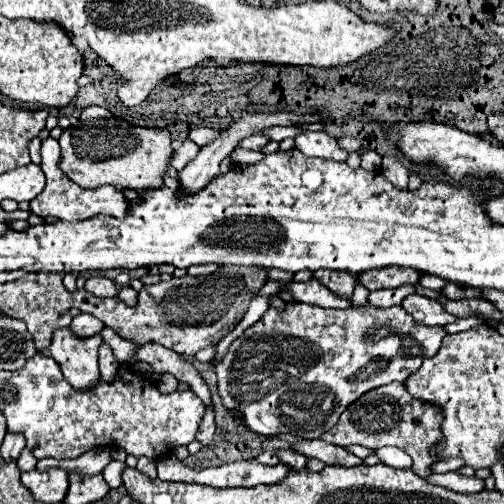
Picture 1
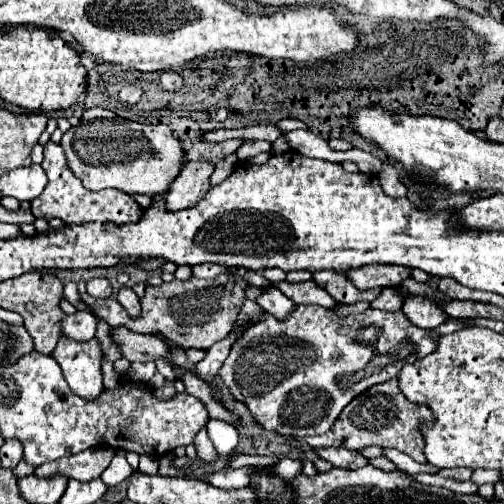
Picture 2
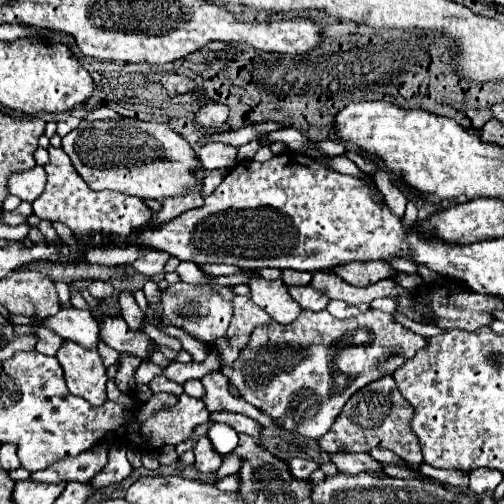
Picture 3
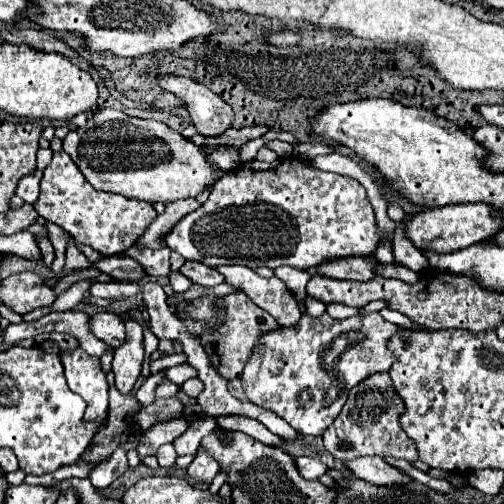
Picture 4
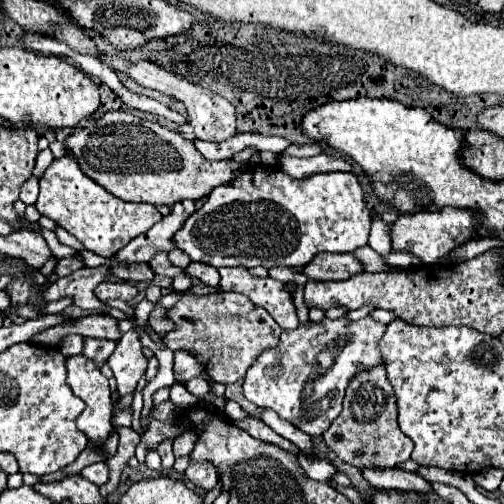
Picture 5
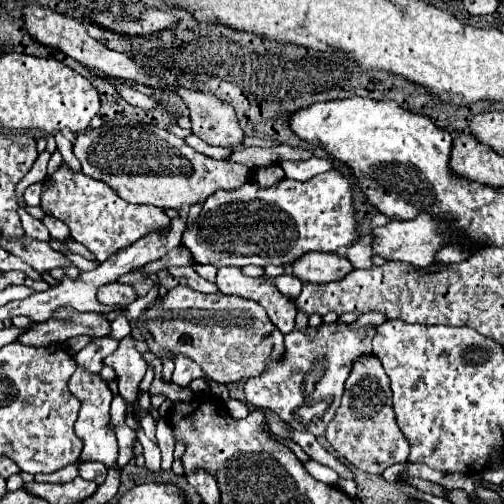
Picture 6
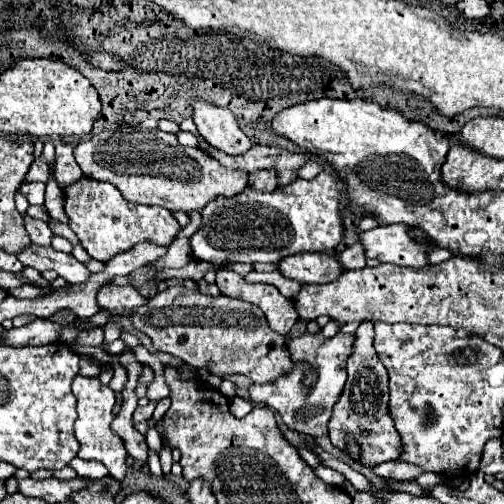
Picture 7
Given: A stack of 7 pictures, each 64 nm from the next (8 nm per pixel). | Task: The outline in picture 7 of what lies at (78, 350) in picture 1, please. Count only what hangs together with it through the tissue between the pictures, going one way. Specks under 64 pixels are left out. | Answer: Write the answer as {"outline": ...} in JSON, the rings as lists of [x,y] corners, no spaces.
{"outline":[[[76,376],[72,382],[72,394],[78,400],[78,418],[74,422],[74,432],[76,440],[80,442],[78,456],[84,460],[96,460],[102,462],[108,468],[108,474],[114,480],[124,480],[126,476],[126,452],[122,440],[112,432],[110,424],[114,420],[114,404],[116,404],[116,394],[108,388],[102,386],[98,380],[88,380],[84,376]]]}

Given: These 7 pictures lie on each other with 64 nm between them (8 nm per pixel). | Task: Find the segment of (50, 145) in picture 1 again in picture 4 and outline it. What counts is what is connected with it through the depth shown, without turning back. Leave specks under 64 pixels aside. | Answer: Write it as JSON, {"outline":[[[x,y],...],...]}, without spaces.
{"outline":[[[56,152],[52,162],[46,166],[40,180],[40,196],[34,202],[34,208],[42,218],[62,226],[76,242],[88,244],[102,256],[126,252],[158,216],[154,206],[148,202],[128,200],[120,194],[96,190],[92,184],[88,184],[66,152]]]}

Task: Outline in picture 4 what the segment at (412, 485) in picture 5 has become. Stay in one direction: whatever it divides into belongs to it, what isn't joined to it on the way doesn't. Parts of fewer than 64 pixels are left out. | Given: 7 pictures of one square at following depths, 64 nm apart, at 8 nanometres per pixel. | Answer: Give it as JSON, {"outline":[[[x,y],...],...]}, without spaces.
{"outline":[[[366,456],[360,460],[350,460],[346,462],[346,466],[354,472],[356,478],[362,478],[370,484],[378,484],[378,486],[402,486],[402,484],[410,484],[412,478],[398,470],[396,466],[390,466],[384,460],[376,460],[376,456]]]}

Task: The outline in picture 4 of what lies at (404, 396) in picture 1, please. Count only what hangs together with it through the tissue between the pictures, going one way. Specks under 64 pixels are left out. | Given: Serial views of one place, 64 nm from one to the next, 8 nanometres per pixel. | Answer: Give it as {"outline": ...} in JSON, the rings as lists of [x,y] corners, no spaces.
{"outline":[[[386,372],[370,374],[366,380],[362,380],[350,390],[340,416],[332,422],[332,426],[326,428],[324,448],[340,460],[354,460],[360,456],[380,456],[380,458],[390,456],[412,462],[416,460],[416,444],[400,428],[398,422],[400,412],[402,400],[400,396],[396,396],[390,376]]]}

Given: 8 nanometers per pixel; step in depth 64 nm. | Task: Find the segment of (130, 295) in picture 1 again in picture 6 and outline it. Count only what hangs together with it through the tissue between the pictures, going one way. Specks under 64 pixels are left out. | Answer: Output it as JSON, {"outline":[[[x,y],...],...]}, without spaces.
{"outline":[[[132,336],[120,340],[120,346],[114,354],[104,358],[104,364],[116,370],[118,376],[118,390],[120,396],[126,400],[126,416],[132,416],[132,406],[138,400],[138,384],[146,374],[146,362],[142,360],[140,352],[134,348]]]}

